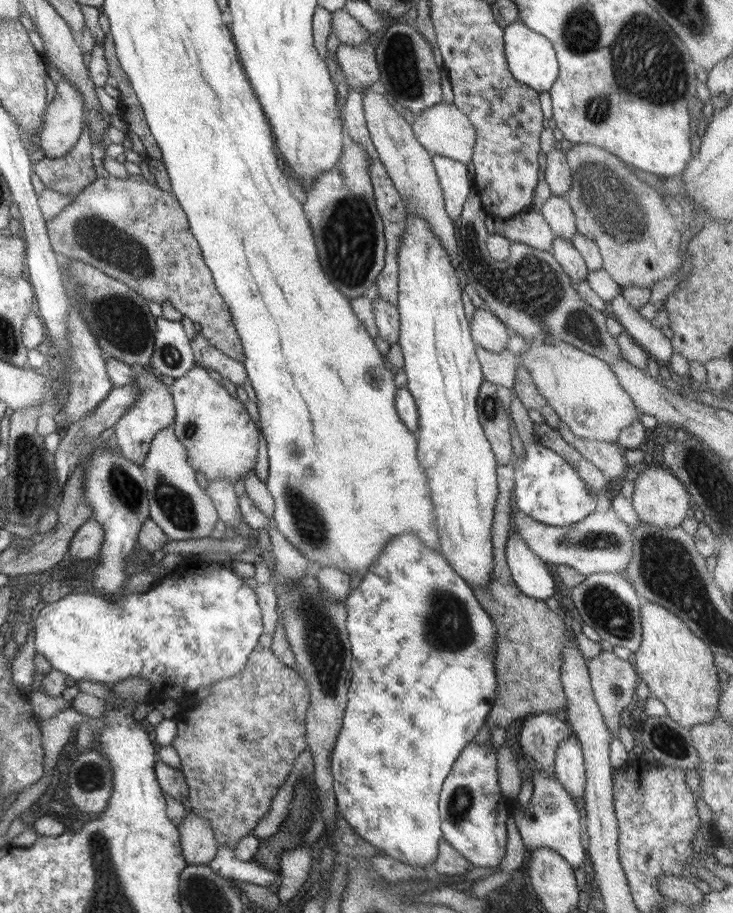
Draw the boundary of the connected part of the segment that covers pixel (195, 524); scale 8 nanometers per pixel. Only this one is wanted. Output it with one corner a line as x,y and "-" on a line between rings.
173,426
160,430
142,464
149,517
166,533
169,540
192,540
210,537
219,520
216,508
206,492
196,482
196,471
189,465
187,450
180,443

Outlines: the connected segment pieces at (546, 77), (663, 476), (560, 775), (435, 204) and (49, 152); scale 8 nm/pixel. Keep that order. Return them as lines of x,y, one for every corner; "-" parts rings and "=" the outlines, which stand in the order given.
520,20
504,29
505,57
512,76
539,94
549,92
559,77
559,62
552,43
538,32
526,27
=
651,461
635,480
632,504
641,523
664,529
680,527
680,524
688,517
688,510
694,508
691,496
682,481
669,470
660,468
=
574,734
556,748
554,759
555,778
573,796
583,796
586,786
583,752
=
366,87
366,89
363,107
367,127
378,157
396,190
400,193
400,198
405,202
407,214
423,216
433,235
440,241
442,248
445,248
451,265
455,268
459,287
463,291
464,287
469,284
469,280
465,278
464,271
459,265
461,258
457,249
456,230
452,223
453,220
445,209
445,196
433,165
432,154
418,142
412,126
406,122
398,108
390,105
382,93
376,93
371,87
=
62,76
57,83
57,93
45,112
46,124
36,136
38,150
48,159
66,158
84,125
85,108
81,92

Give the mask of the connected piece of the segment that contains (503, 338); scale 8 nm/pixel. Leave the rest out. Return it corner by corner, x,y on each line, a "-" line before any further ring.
485,307
475,310
472,318
471,335
476,345
483,346
490,352
502,352
507,348
507,326

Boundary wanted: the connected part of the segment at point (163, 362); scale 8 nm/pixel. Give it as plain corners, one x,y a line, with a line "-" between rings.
162,316
156,319
156,326
155,349
149,367
155,368
161,375
178,379
194,367
191,340
184,332
180,321
170,321

